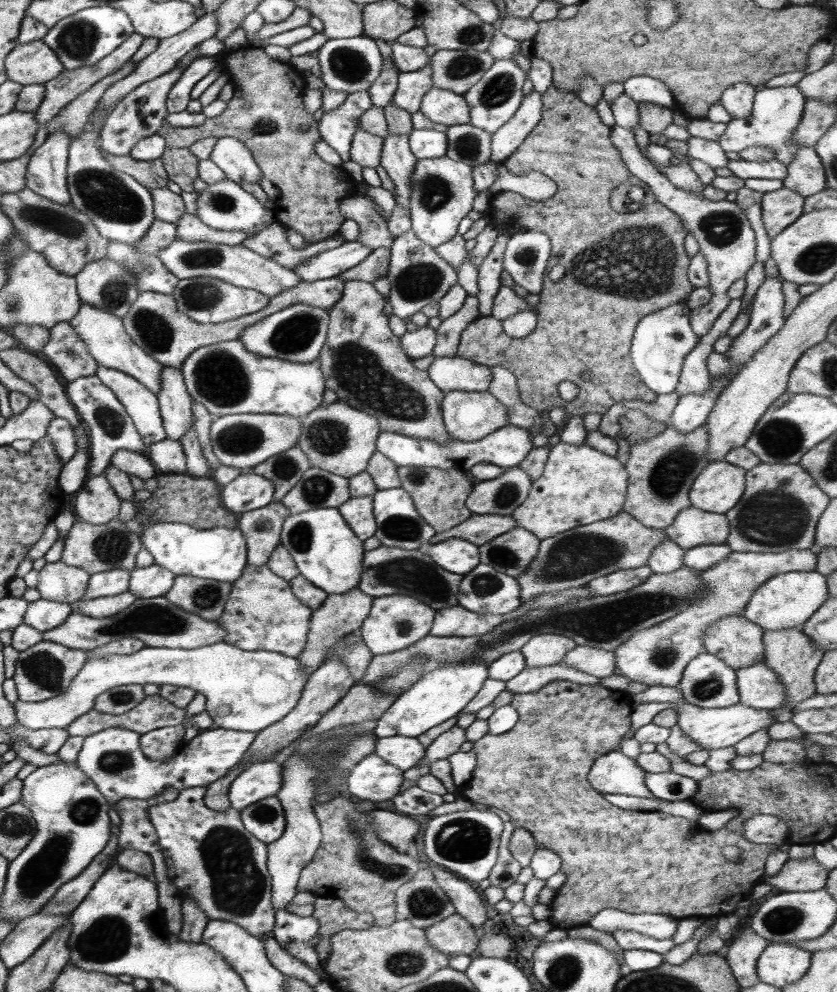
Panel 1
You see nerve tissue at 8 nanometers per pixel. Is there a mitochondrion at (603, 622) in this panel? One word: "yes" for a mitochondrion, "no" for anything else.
yes

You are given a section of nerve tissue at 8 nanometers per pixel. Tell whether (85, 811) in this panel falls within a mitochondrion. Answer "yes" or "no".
yes

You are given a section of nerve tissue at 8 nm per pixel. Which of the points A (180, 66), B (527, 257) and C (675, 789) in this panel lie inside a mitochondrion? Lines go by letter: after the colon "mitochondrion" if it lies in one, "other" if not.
A: other
B: mitochondrion
C: other

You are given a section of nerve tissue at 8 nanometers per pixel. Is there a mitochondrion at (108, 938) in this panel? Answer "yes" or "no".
yes

